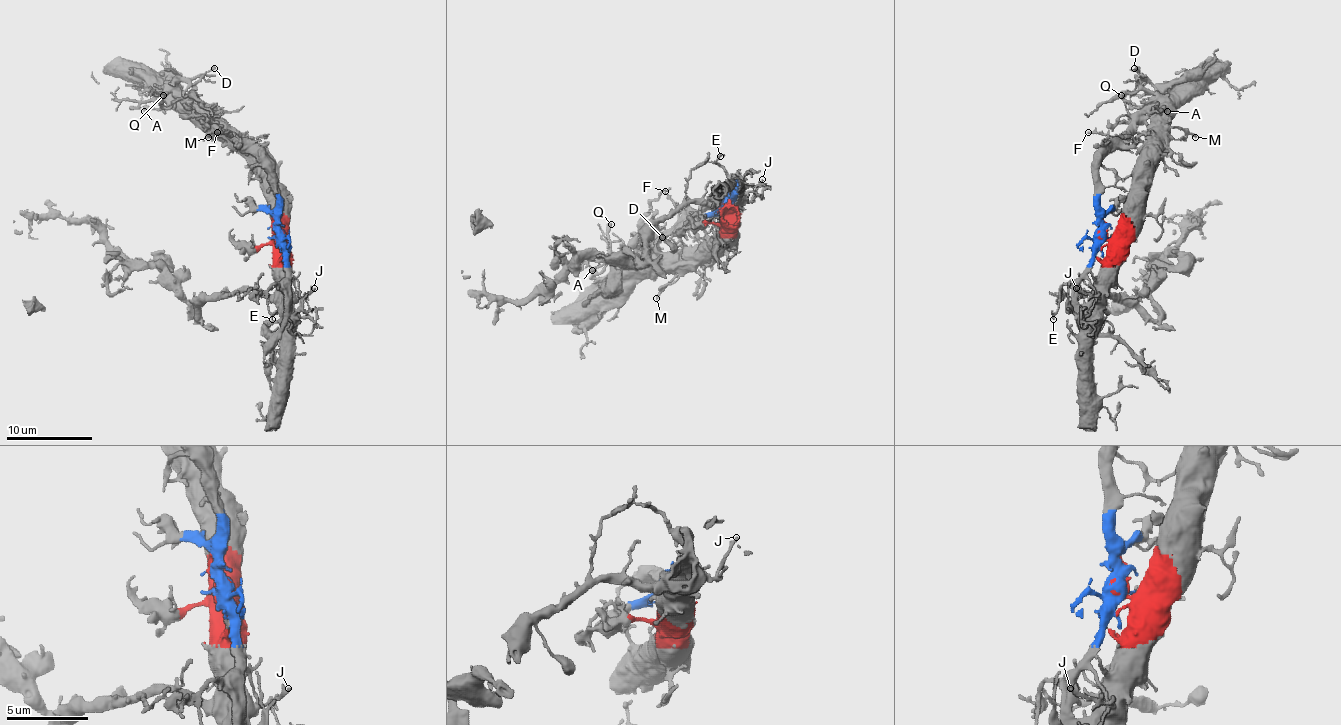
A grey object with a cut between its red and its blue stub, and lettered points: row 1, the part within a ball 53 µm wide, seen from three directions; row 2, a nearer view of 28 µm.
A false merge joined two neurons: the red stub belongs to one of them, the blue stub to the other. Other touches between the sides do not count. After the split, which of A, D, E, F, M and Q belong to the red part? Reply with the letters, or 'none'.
A, M, Q

